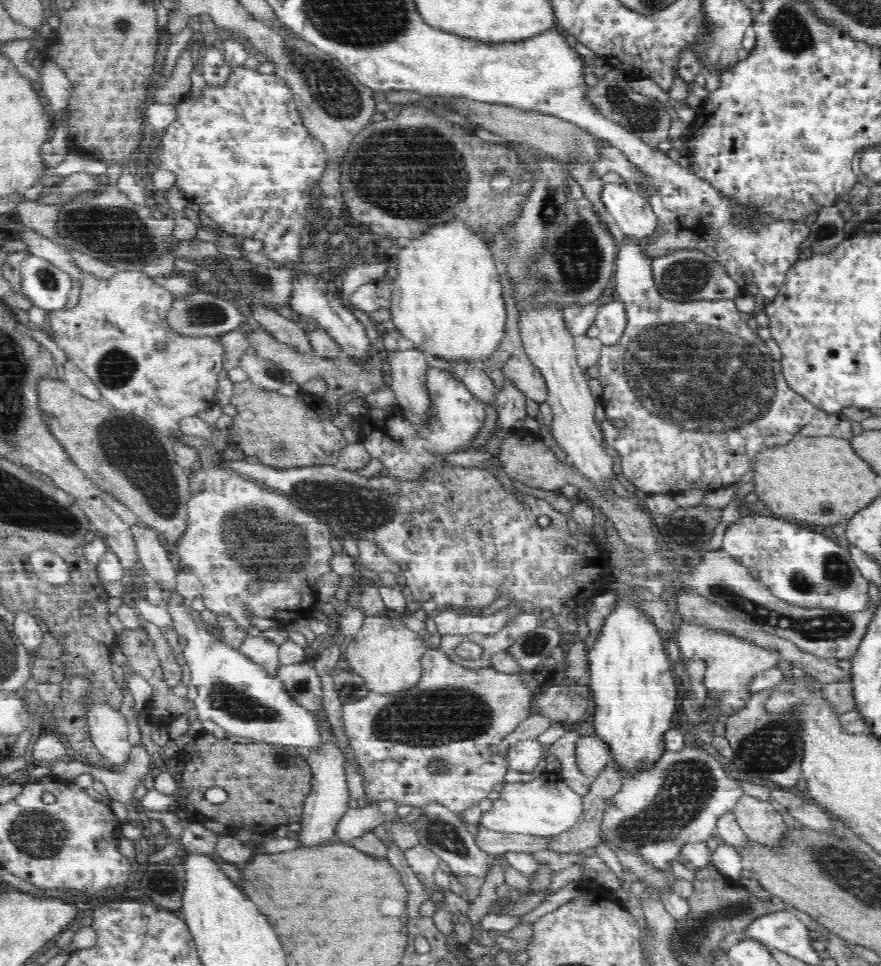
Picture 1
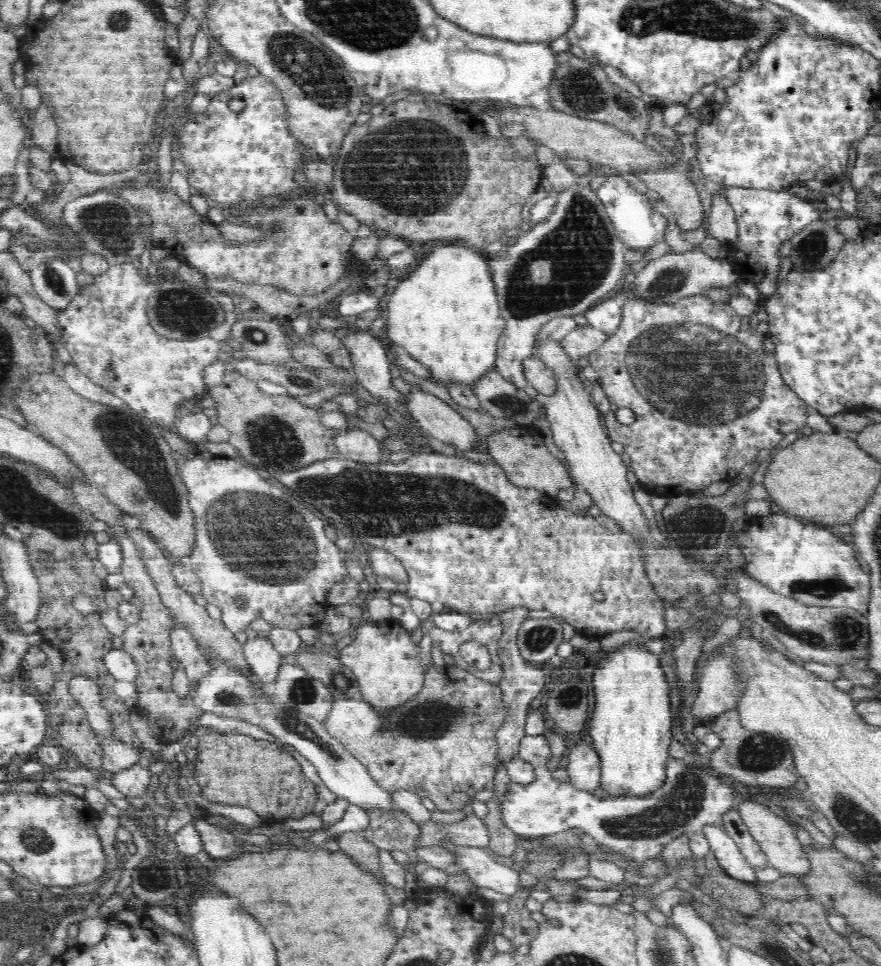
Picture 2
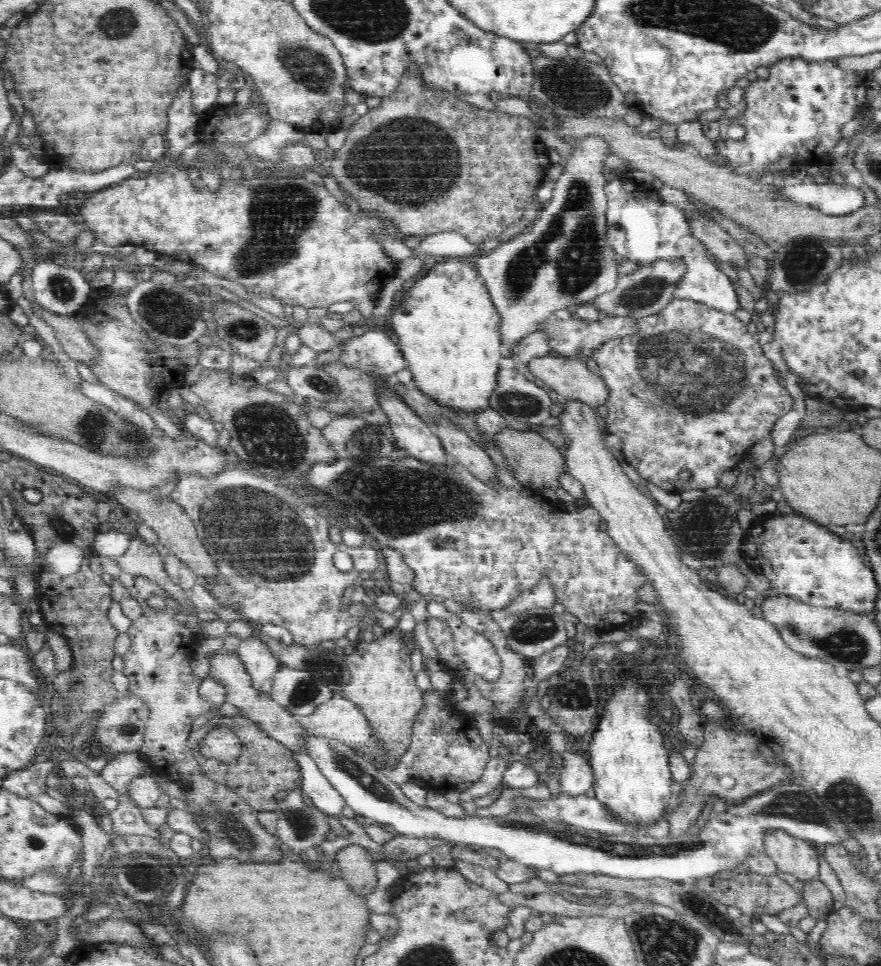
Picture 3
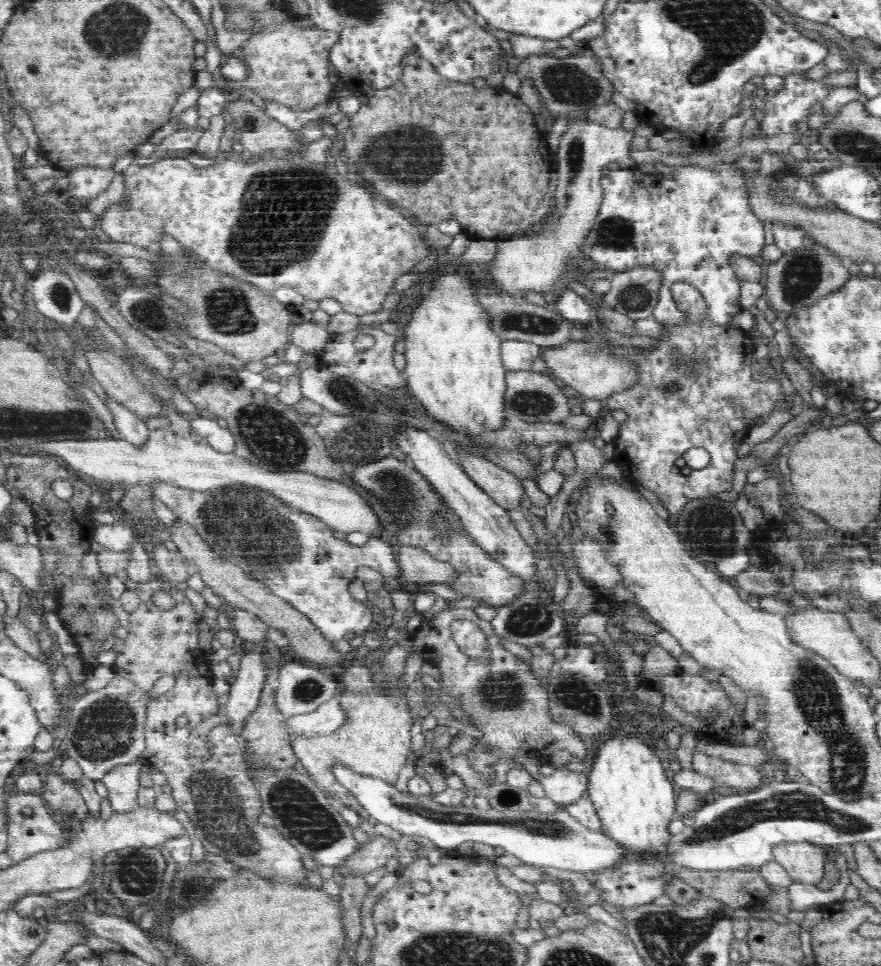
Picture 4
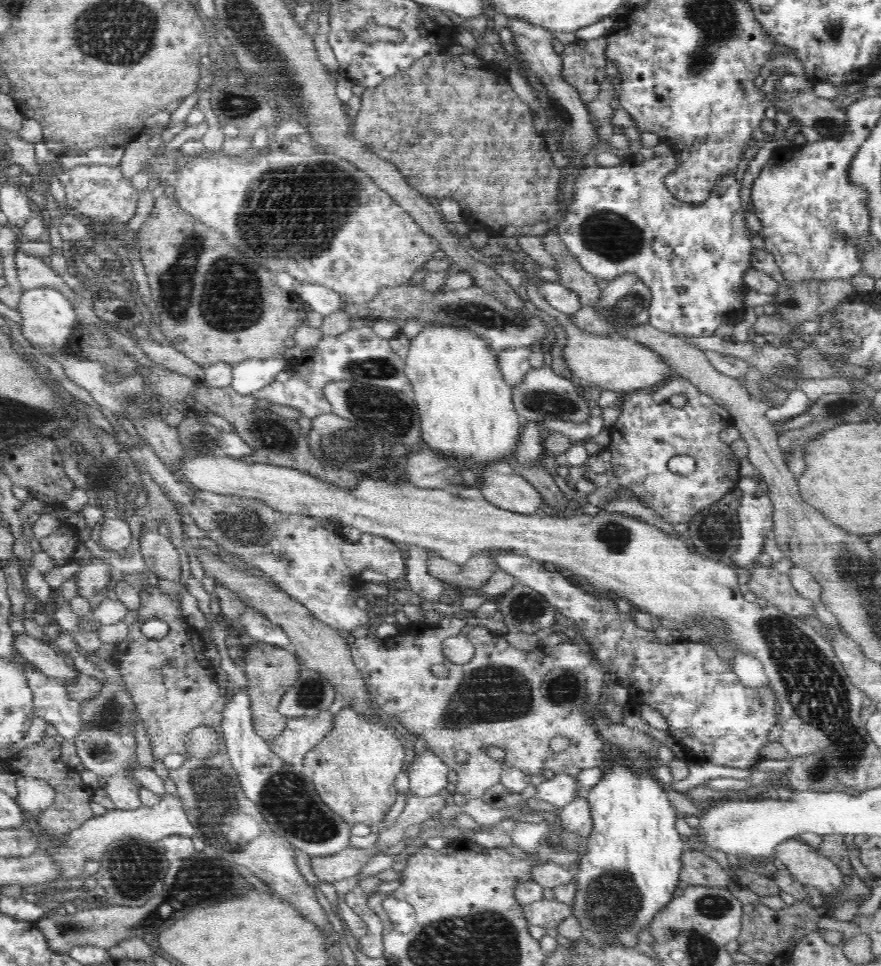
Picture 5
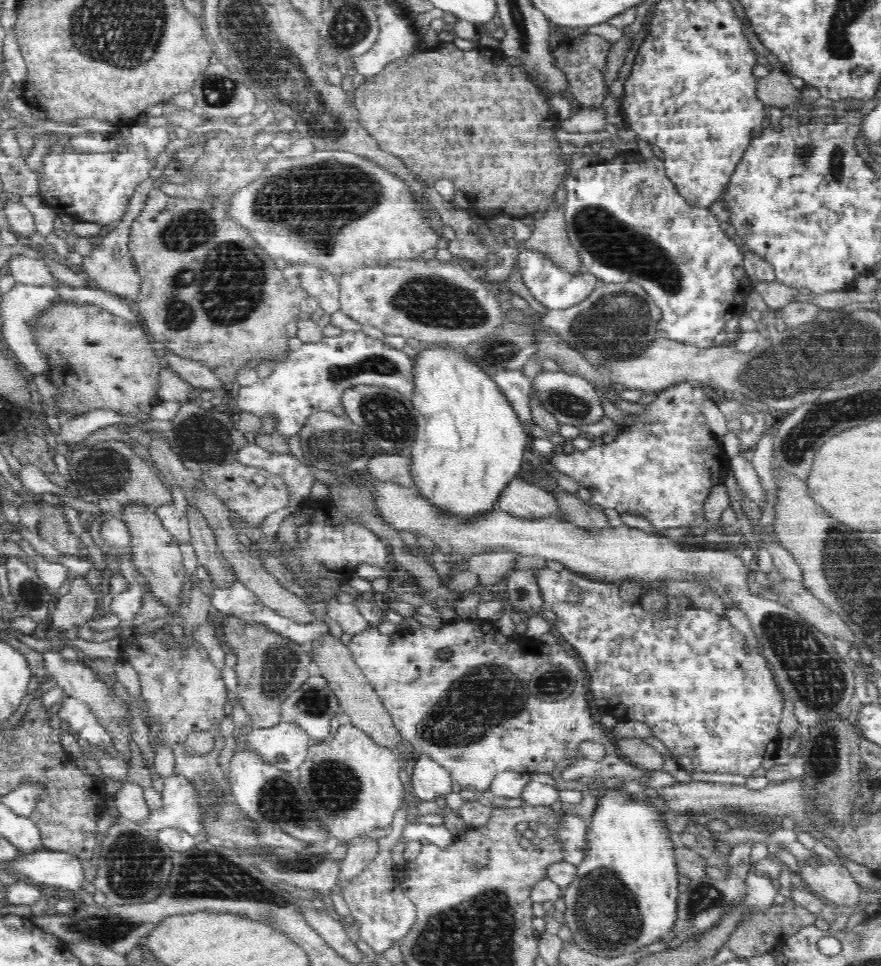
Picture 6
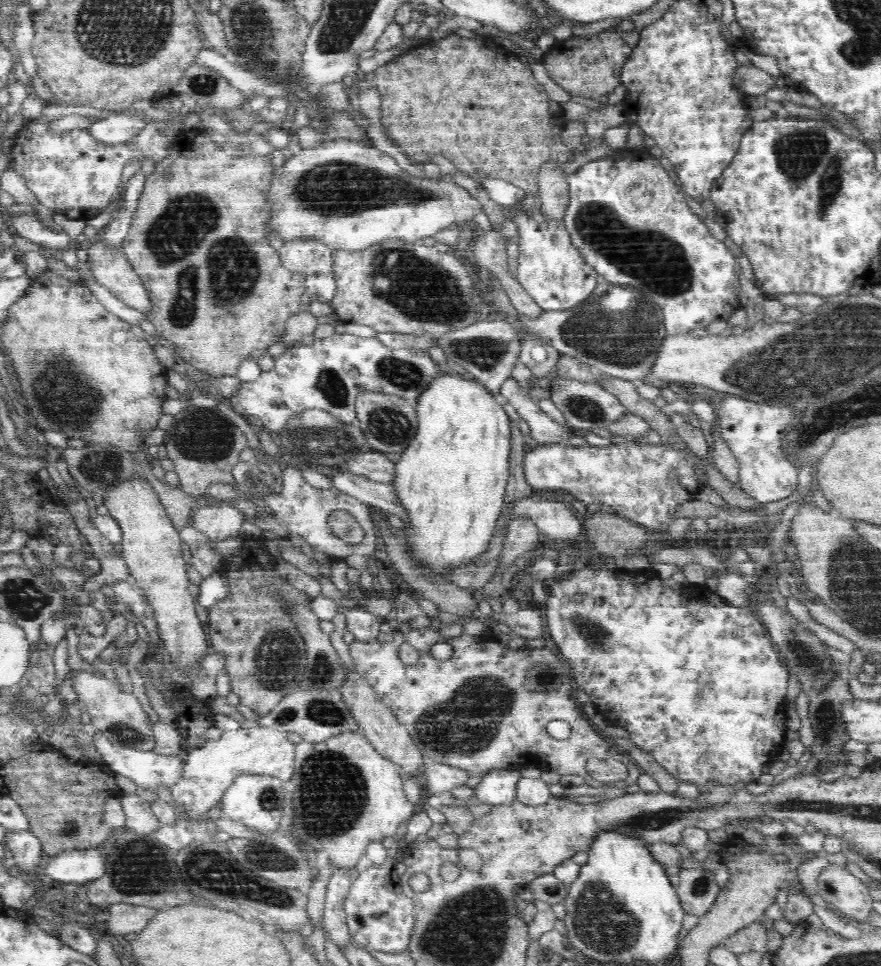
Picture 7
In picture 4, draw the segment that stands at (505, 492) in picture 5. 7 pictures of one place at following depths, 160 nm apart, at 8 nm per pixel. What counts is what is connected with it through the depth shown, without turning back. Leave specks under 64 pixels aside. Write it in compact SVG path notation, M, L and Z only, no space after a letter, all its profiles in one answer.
M458 450L457 463L466 471L466 474L486 493L493 501L496 501L498 505L504 507L510 511L520 507L520 500L522 496L525 496L524 487L519 481L518 477L511 472L505 470L501 466L494 464L486 460L485 458L479 458L473 456L470 452L464 450Z

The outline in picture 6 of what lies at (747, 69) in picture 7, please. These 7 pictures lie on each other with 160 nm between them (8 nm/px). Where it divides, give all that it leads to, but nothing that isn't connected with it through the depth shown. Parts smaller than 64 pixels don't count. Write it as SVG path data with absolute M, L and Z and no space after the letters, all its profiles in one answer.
M770 70L768 76L756 82L756 96L760 102L782 110L788 107L799 108L801 104L800 89L790 83L791 75L784 70Z

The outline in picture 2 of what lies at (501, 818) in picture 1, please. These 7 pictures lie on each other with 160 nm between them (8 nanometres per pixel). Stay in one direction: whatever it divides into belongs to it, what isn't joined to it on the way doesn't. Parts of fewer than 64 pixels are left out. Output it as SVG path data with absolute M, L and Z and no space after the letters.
M526 735L520 740L517 756L532 764L535 768L536 780L530 784L510 784L508 792L502 796L502 823L520 837L544 837L559 833L560 835L569 829L582 830L590 835L596 843L636 861L644 863L646 859L656 858L663 849L678 838L680 834L692 835L700 832L705 827L719 824L722 816L734 806L735 792L726 782L712 776L702 765L694 760L678 760L669 757L665 772L666 782L663 788L648 798L612 798L606 795L594 796L589 792L575 788L570 783L558 782L553 778L554 773L548 769L548 760L551 757L550 743L544 735Z

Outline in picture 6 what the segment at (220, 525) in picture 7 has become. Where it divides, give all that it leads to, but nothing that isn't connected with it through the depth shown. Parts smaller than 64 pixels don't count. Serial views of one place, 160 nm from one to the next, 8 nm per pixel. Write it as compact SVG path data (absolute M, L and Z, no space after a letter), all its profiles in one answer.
M241 463L218 464L200 473L199 479L206 490L214 493L225 508L228 508L231 521L240 521L240 524L250 525L250 527L260 525L272 512L284 510L290 506L284 479L260 467L246 466Z

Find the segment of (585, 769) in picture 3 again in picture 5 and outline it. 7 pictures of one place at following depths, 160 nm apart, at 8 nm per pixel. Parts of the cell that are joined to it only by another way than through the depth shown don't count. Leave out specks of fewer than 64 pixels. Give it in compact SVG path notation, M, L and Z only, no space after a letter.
M555 774L554 778L542 782L537 787L536 798L552 804L560 814L568 803L577 798L578 790L577 778L568 777L565 774Z

